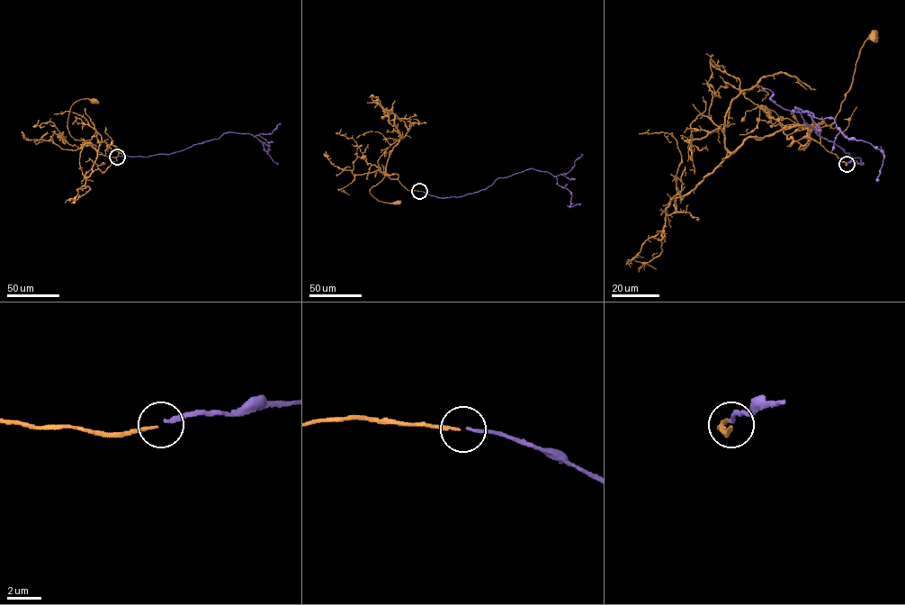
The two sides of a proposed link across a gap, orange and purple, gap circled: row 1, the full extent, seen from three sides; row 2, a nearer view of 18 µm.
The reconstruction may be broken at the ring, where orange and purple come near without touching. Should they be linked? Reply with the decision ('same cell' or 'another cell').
another cell

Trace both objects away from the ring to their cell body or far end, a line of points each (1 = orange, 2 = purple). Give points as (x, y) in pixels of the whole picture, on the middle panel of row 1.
1: (419, 191), (408, 191), (398, 179), (384, 176), (370, 193), (378, 200), (396, 203)
2: (419, 191), (438, 197), (461, 196), (533, 168), (555, 176), (557, 184), (571, 192), (569, 207), (580, 204)

